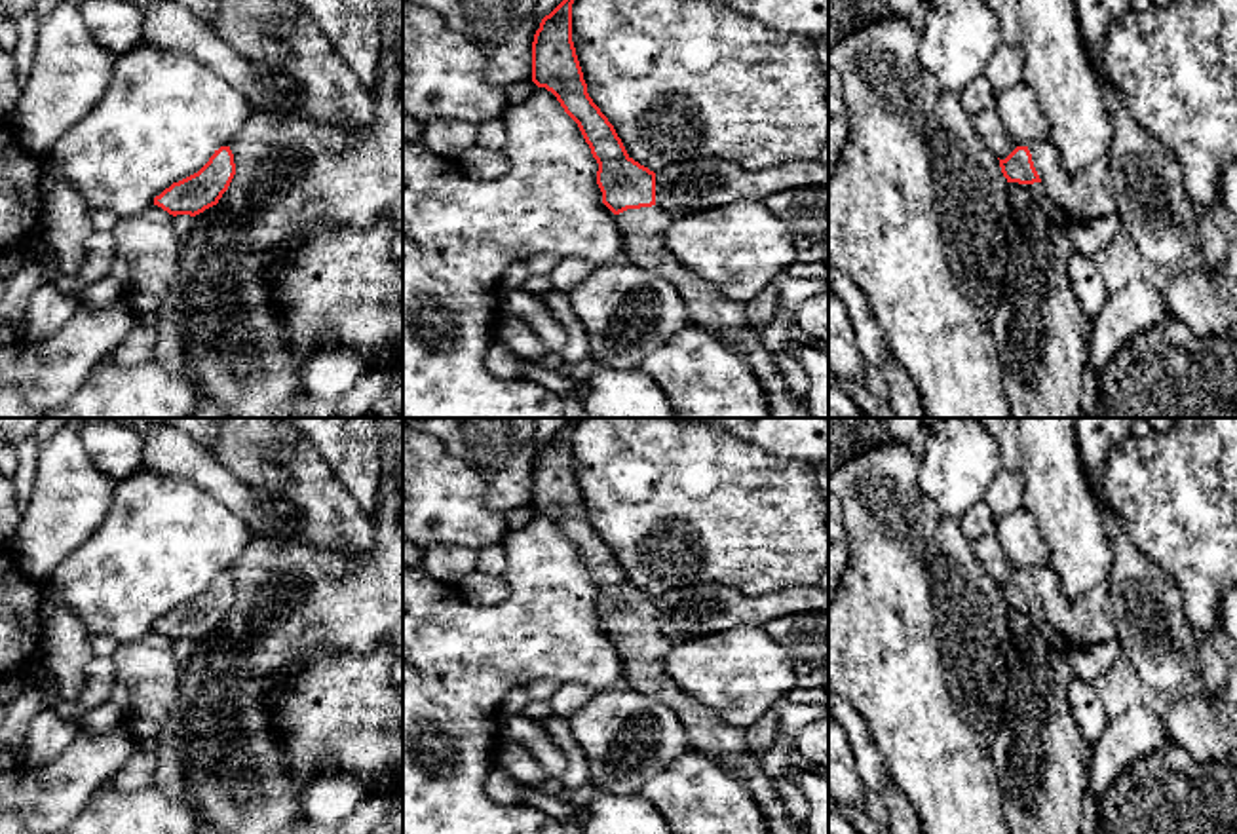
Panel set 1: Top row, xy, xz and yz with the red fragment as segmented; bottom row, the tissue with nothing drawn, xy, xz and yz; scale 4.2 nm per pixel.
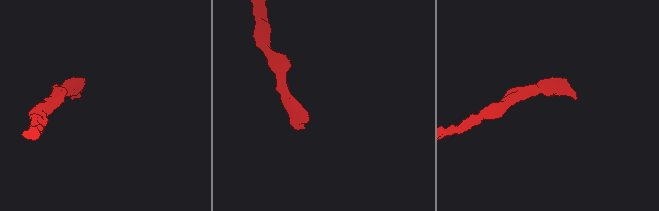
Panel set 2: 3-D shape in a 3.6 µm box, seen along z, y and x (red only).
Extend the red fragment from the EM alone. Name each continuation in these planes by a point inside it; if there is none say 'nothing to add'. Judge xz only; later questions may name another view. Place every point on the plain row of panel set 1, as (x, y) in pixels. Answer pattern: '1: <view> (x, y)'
1: xz (643, 656)

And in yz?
1: yz (1084, 622)

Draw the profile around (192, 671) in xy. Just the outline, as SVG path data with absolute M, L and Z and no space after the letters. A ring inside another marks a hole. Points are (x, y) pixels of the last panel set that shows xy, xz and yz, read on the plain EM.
M217 631L196 640L190 657L182 665L181 707L179 707L179 714L182 716L182 724L184 724L184 712L194 709L194 705L200 697L200 686L203 680L203 667L205 667L207 655L215 650L215 636L217 636Z

